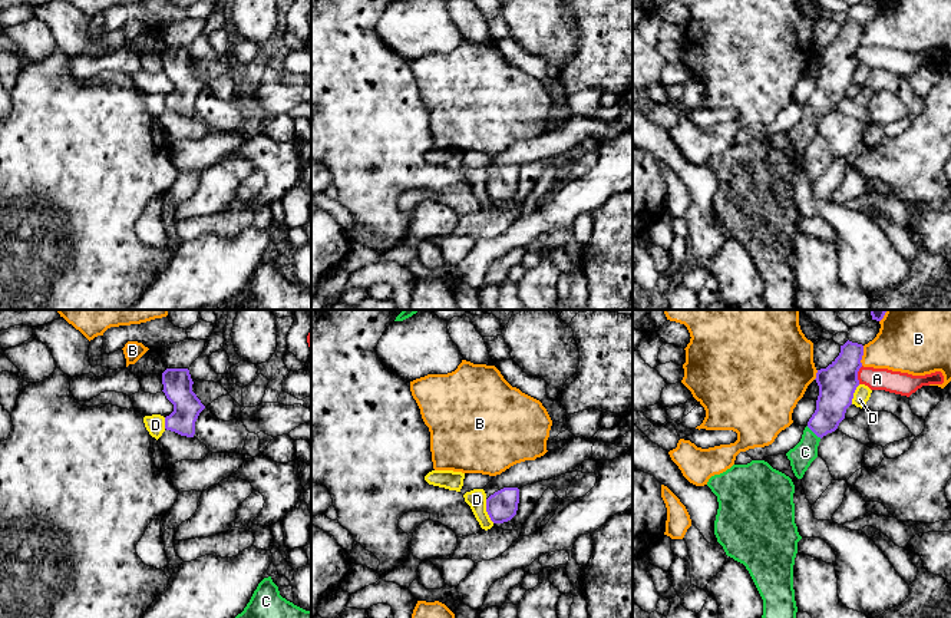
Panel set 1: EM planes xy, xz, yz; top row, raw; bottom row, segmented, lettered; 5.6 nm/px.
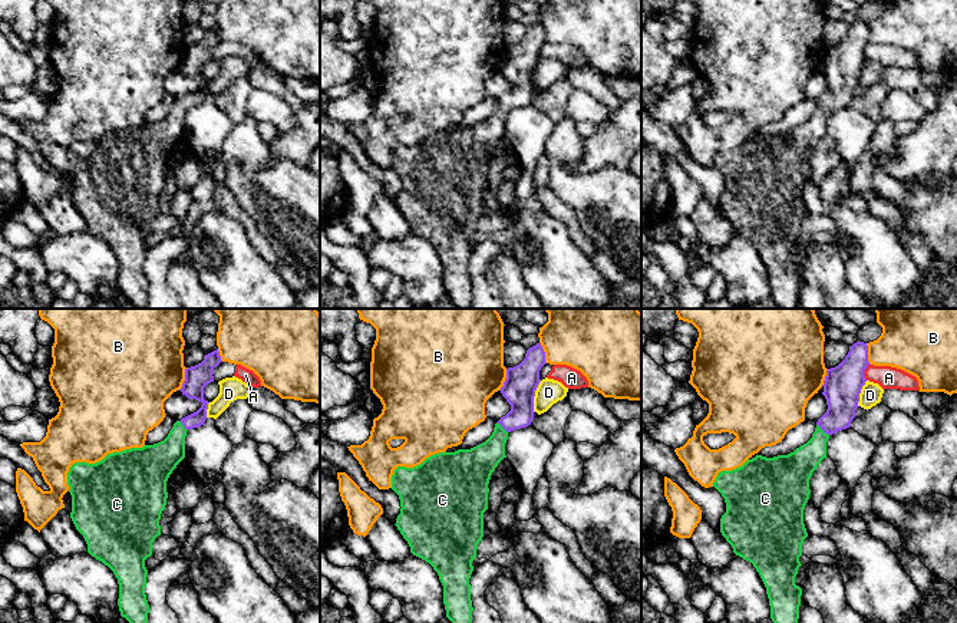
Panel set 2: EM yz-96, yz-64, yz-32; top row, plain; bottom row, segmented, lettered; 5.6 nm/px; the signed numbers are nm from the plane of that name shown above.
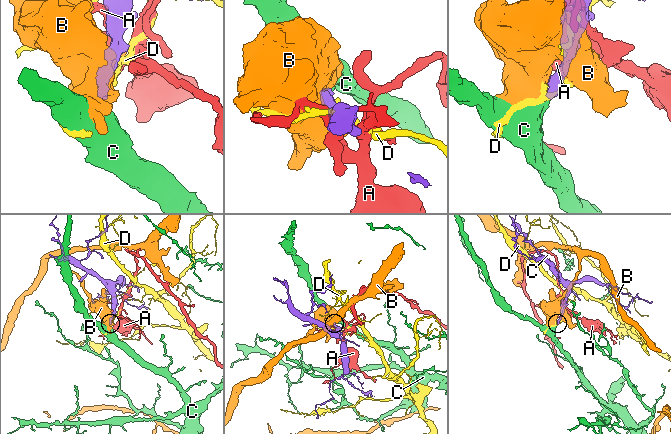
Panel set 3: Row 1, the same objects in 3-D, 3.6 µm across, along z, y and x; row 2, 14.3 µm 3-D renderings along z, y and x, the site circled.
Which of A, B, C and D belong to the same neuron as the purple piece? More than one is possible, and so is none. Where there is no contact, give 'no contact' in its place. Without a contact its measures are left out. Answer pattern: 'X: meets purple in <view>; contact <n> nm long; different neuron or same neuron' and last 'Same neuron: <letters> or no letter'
A: meets purple in yz; contact 110 nm long; different neuron
B: meets purple in yz; contact 110 nm long; different neuron
C: meets purple in yz; contact 110 nm long; same neuron
D: meets purple in xz; contact 140 nm long; different neuron
Same neuron: C

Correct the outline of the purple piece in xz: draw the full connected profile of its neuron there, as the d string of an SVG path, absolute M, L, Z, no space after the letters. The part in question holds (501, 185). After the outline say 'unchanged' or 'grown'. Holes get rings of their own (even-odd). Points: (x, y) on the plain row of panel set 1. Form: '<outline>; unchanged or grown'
M503 166L486 178L486 191L493 202L511 199L518 189L519 168Z; unchanged

